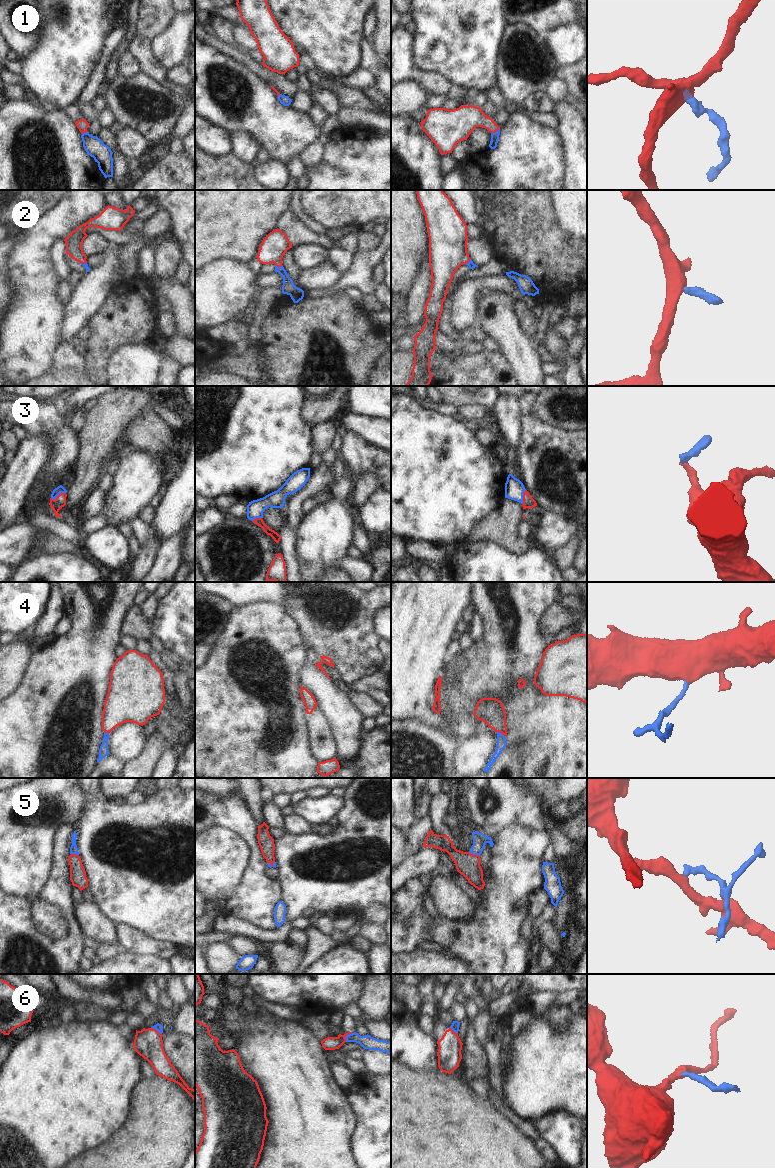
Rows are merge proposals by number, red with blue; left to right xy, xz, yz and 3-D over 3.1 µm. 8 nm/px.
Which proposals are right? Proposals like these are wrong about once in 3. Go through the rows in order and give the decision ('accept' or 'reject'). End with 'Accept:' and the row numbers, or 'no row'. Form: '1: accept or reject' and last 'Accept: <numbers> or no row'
1: accept
2: accept
3: accept
4: accept
5: reject
6: reject
Accept: 1, 2, 3, 4

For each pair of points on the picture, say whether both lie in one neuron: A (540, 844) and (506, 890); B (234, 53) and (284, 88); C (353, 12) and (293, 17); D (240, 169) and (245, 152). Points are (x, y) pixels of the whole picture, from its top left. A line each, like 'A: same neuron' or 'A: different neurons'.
A: same neuron
B: same neuron
C: same neuron
D: different neurons

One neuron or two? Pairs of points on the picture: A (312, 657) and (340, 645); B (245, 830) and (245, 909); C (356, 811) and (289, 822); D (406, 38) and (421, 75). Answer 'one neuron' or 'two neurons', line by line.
A: two neurons
B: one neuron
C: two neurons
D: one neuron

